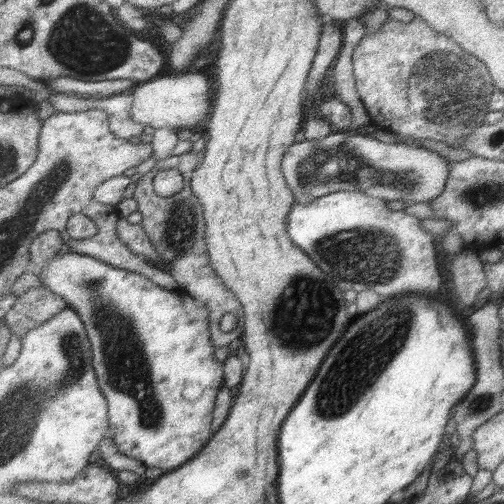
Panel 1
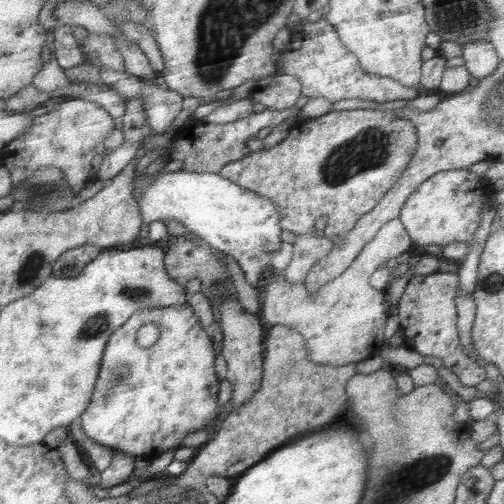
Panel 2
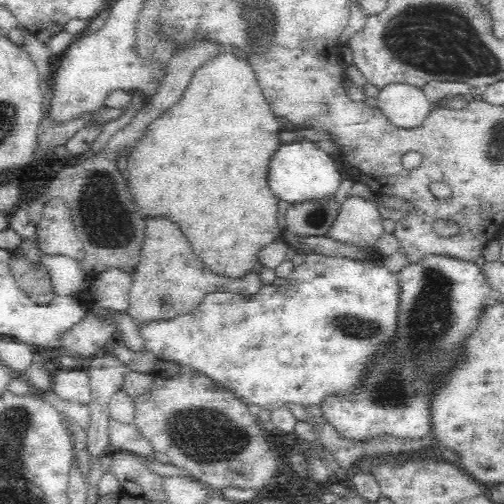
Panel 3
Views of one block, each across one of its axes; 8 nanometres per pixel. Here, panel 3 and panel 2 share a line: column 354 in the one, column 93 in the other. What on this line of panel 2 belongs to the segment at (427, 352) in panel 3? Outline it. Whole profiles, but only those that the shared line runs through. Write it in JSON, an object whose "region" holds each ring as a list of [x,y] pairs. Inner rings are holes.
{"region":[[[183,304],[177,308],[151,308],[143,312],[139,310],[107,344],[105,364],[101,368],[101,380],[97,380],[93,404],[81,418],[83,428],[91,440],[133,456],[143,456],[147,460],[155,460],[171,448],[179,450],[193,432],[207,428],[217,414],[223,414],[223,406],[217,404],[219,380],[215,376],[213,360],[215,352],[211,338],[203,332],[201,318],[195,314],[193,304]],[[145,324],[155,324],[161,330],[159,342],[151,348],[143,348],[137,342],[139,330]]]}

